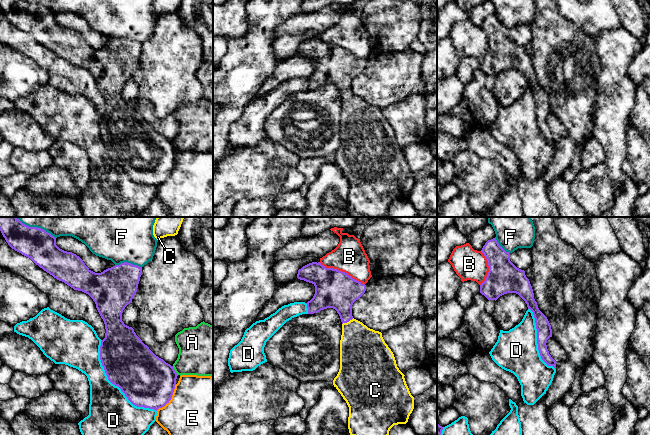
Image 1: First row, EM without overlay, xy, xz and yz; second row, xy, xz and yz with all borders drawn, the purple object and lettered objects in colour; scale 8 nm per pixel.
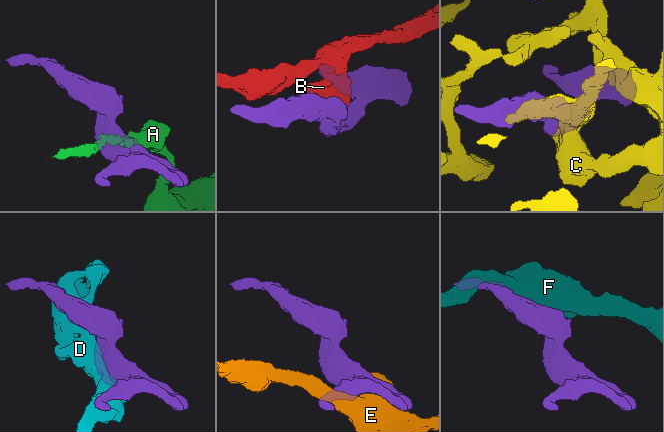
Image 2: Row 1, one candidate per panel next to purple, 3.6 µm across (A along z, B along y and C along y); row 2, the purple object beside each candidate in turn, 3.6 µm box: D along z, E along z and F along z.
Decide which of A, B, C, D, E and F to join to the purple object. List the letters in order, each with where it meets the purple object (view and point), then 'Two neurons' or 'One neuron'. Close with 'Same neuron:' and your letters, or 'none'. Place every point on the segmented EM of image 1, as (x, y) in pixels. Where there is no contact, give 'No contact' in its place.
A: Touches purple at xy (174, 371). Two neurons
B: Touches purple at xz (341, 271). Two neurons
C: Touches purple at xz (347, 321). One neuron
D: Touches purple at xy (114, 384). Two neurons
E: Touches purple at xy (170, 399). Two neurons
F: Touches purple at xy (128, 263). Two neurons
Same neuron: C

